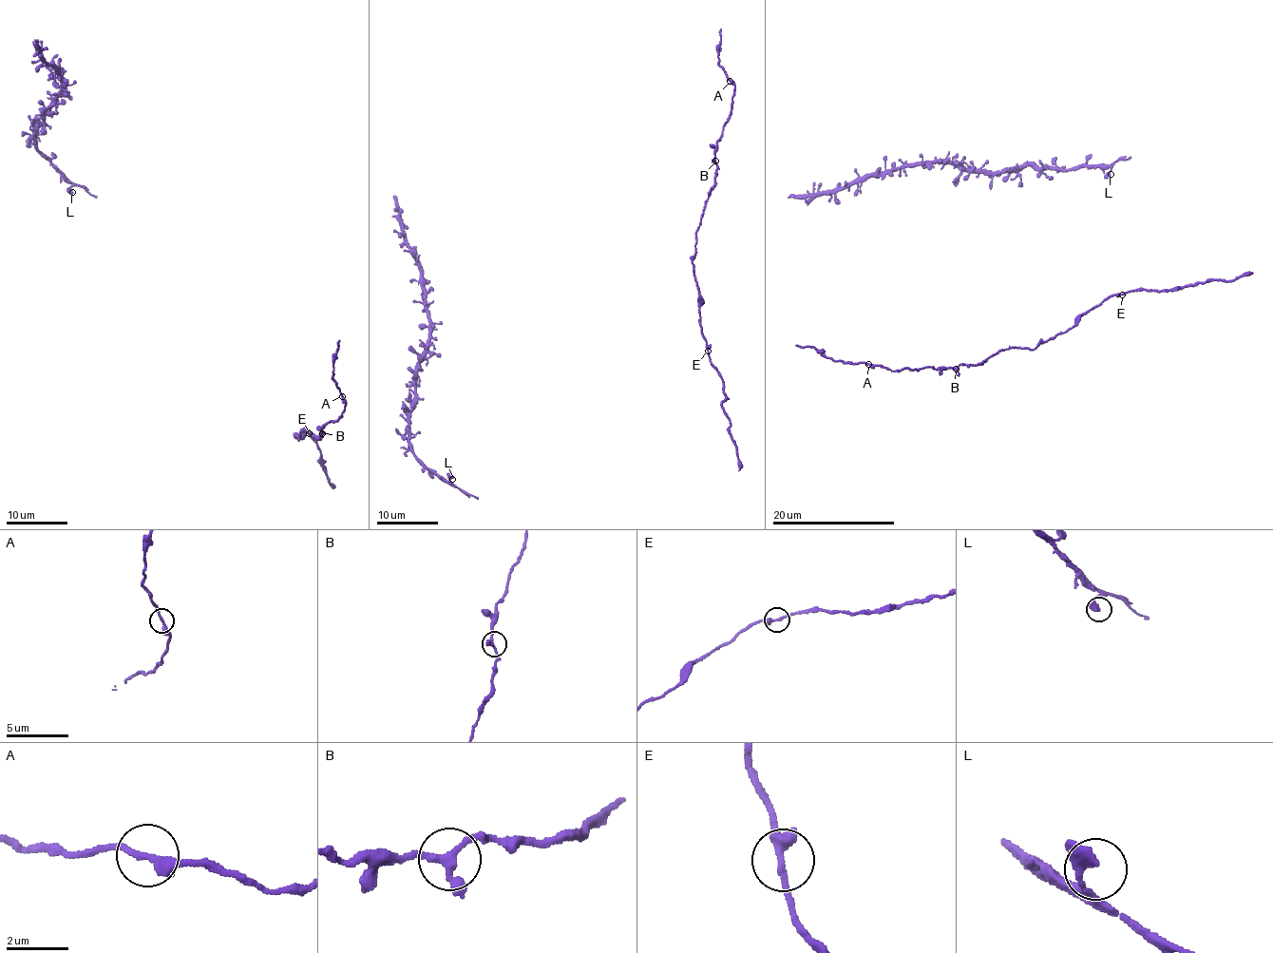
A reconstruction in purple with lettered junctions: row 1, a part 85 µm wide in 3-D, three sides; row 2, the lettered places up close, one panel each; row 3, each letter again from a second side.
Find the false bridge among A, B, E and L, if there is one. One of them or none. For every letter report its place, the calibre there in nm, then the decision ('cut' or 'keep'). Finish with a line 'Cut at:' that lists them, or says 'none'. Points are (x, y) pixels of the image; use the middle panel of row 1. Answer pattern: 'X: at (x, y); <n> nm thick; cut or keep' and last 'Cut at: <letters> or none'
A: at (730, 81); 260 nm thick; keep
B: at (715, 161); 280 nm thick; keep
E: at (708, 351); 320 nm thick; cut
L: at (452, 479); 320 nm thick; keep
Cut at: E

